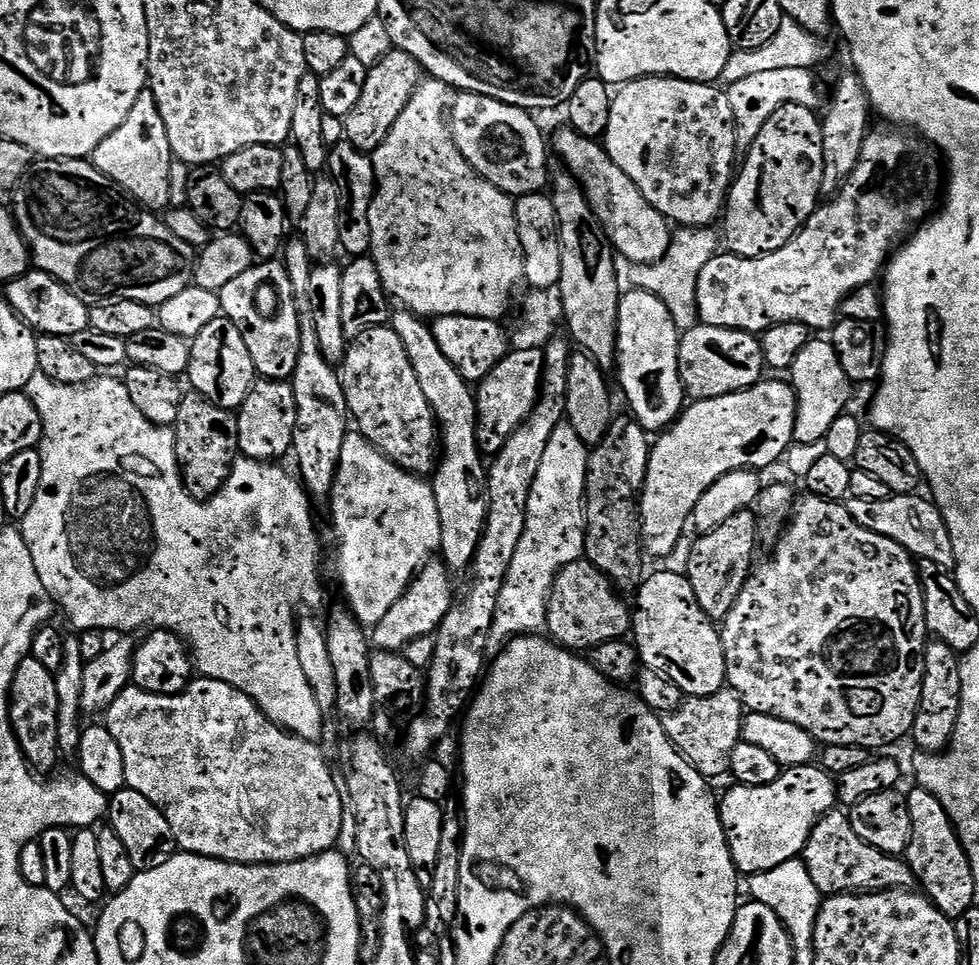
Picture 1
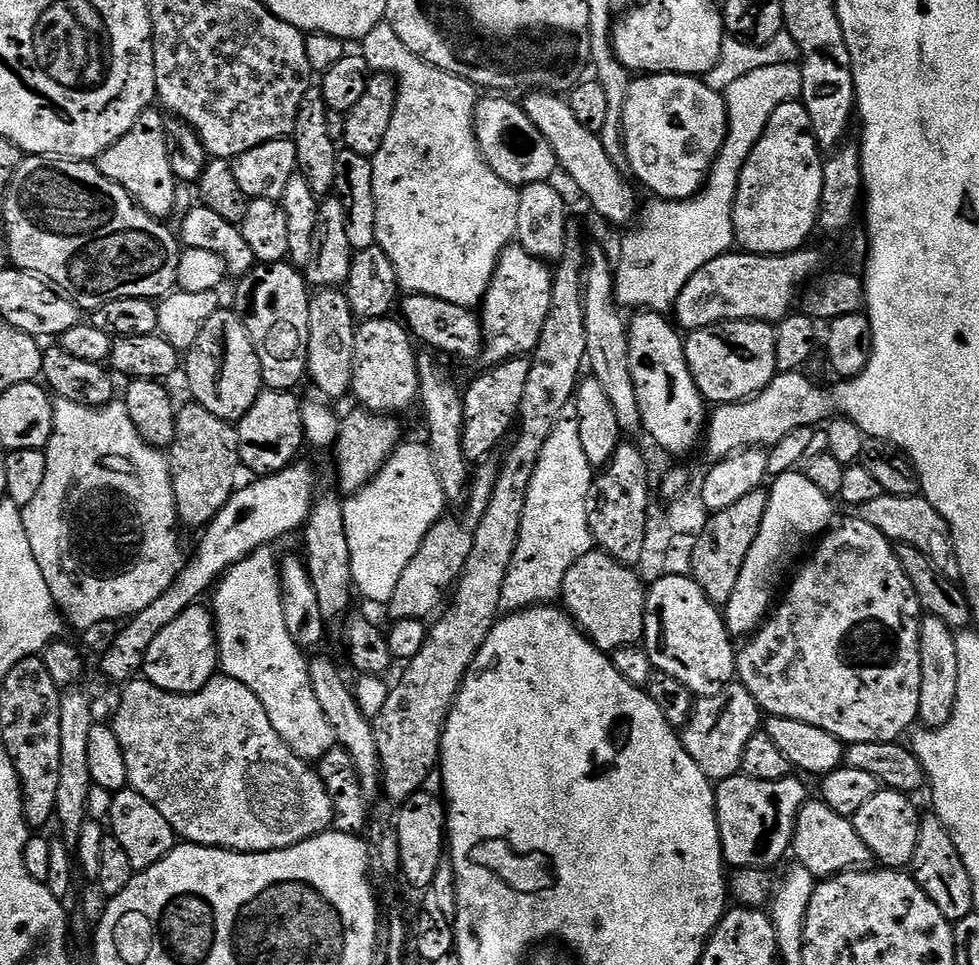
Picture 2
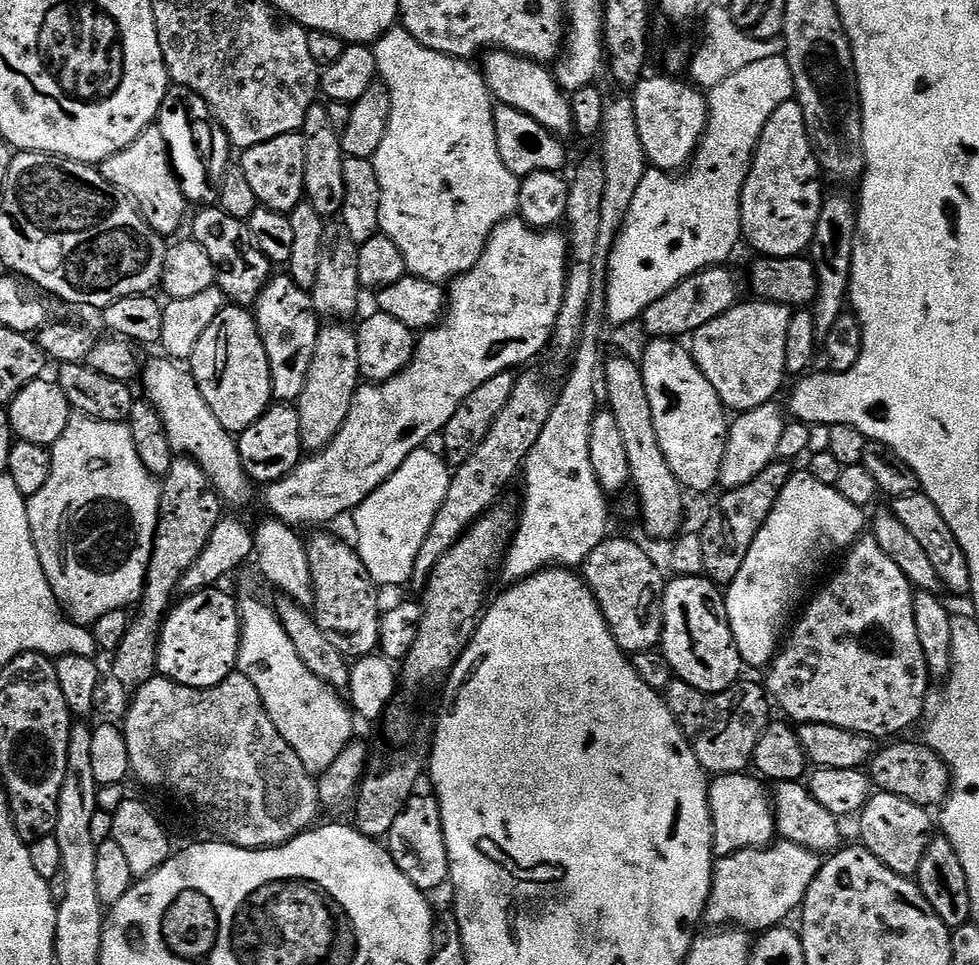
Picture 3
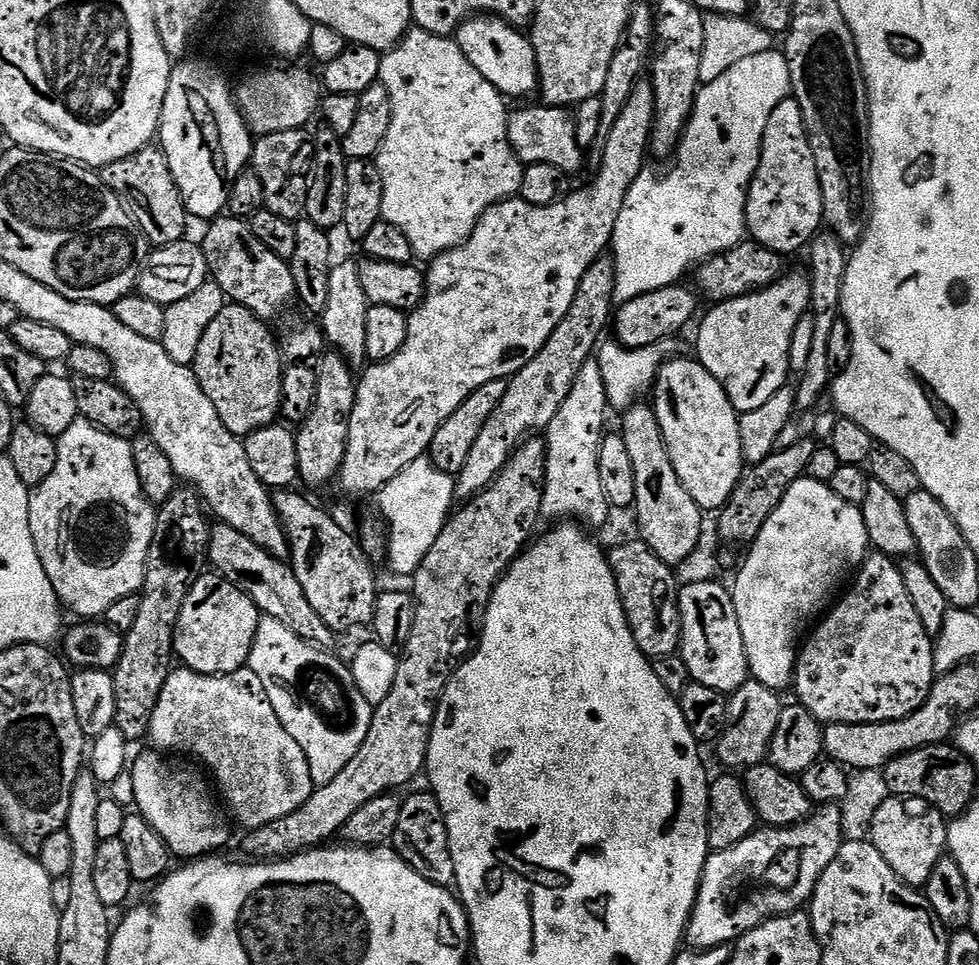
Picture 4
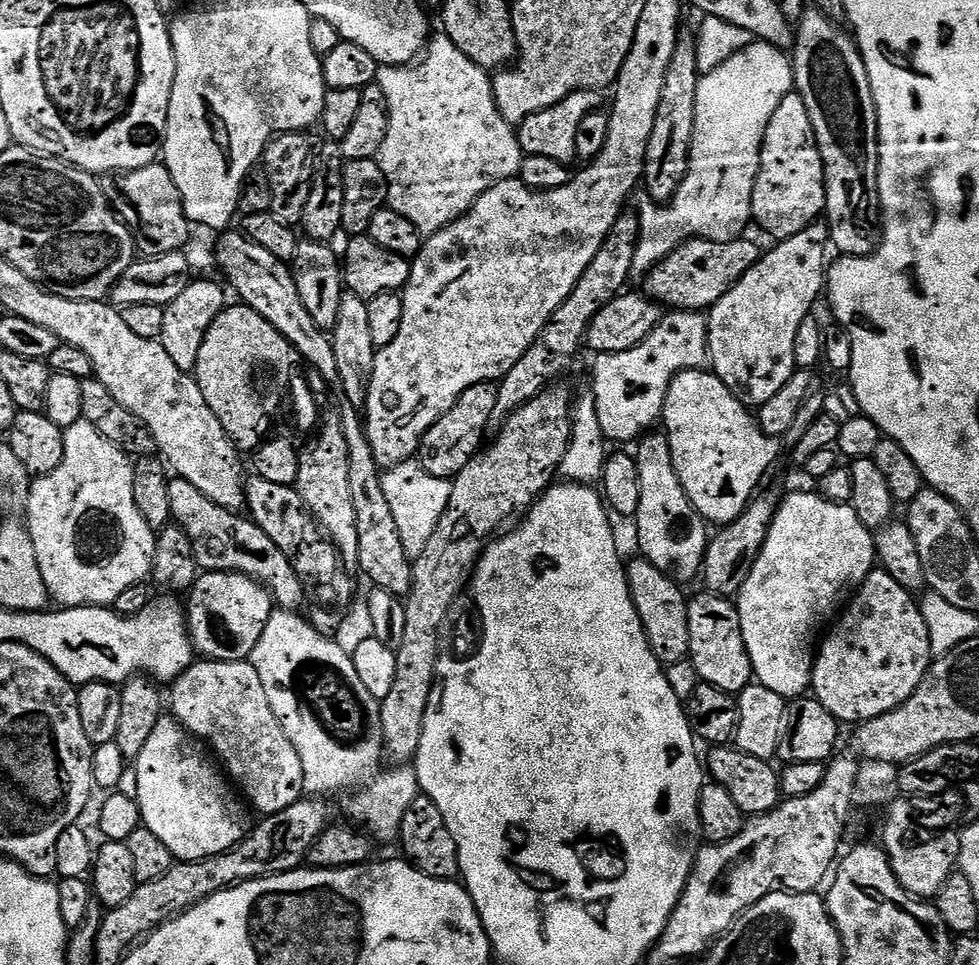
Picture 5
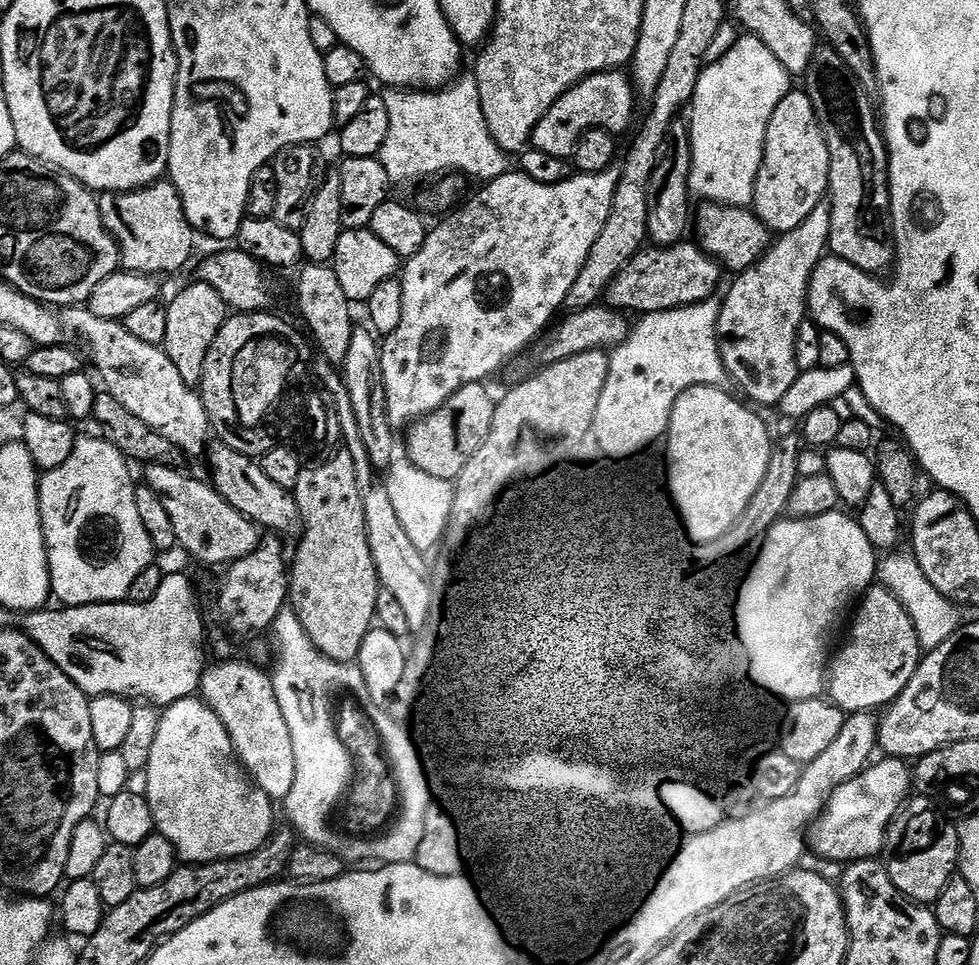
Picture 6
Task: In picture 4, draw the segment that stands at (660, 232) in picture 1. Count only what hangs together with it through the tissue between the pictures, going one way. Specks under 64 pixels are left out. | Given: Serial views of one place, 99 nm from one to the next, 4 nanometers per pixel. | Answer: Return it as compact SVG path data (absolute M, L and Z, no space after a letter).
M477 14L460 23L454 39L462 54L470 58L470 66L500 91L501 96L528 96L537 91L540 75L531 39L521 29L506 23L500 16Z

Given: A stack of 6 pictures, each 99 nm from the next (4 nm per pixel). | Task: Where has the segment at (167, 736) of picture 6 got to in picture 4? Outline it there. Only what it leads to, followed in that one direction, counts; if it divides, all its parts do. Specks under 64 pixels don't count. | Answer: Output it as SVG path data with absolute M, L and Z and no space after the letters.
M147 751L137 760L135 757L130 764L134 778L135 811L144 816L146 822L154 826L154 830L158 830L158 834L166 842L168 851L173 857L204 858L215 853L212 851L222 847L228 840L228 824L224 821L225 813L209 781L207 779L204 781L198 773L191 772L188 768L175 768L168 761L171 759L165 758L159 751Z

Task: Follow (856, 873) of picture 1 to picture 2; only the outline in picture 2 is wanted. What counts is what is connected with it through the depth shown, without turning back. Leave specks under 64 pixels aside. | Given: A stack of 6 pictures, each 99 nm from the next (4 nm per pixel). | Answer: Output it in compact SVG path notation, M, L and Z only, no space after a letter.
M819 798L809 799L796 819L796 829L792 839L791 855L795 863L801 864L810 874L817 878L837 876L840 872L851 872L863 869L873 863L874 857L866 842L858 838L858 830L854 830L851 819L842 814L834 814L830 806L826 806Z

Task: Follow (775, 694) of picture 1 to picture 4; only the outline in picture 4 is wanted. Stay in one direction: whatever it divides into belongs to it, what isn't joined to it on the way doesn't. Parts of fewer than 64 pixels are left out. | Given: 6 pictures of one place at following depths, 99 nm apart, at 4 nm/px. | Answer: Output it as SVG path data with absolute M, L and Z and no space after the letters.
M873 551L860 565L851 584L852 589L848 593L845 591L827 609L826 615L811 629L799 649L794 673L795 699L824 726L905 720L922 706L922 702L926 702L937 675L933 637L926 634L919 621L910 594L906 594L899 563L893 557Z

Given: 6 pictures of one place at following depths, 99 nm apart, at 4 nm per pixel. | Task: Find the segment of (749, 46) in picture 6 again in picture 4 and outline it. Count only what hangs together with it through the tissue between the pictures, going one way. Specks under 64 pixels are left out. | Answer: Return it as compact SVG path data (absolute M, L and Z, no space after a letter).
M780 50L753 54L730 66L722 78L714 78L714 82L701 87L668 176L660 177L651 170L640 172L626 194L626 202L622 202L618 222L614 222L610 259L614 266L614 301L617 305L638 298L638 294L650 294L650 290L662 290L683 281L688 268L690 272L701 262L730 250L745 239L748 188L758 170L766 122L770 122L770 114L774 114L778 102L789 99L791 91L790 66Z

